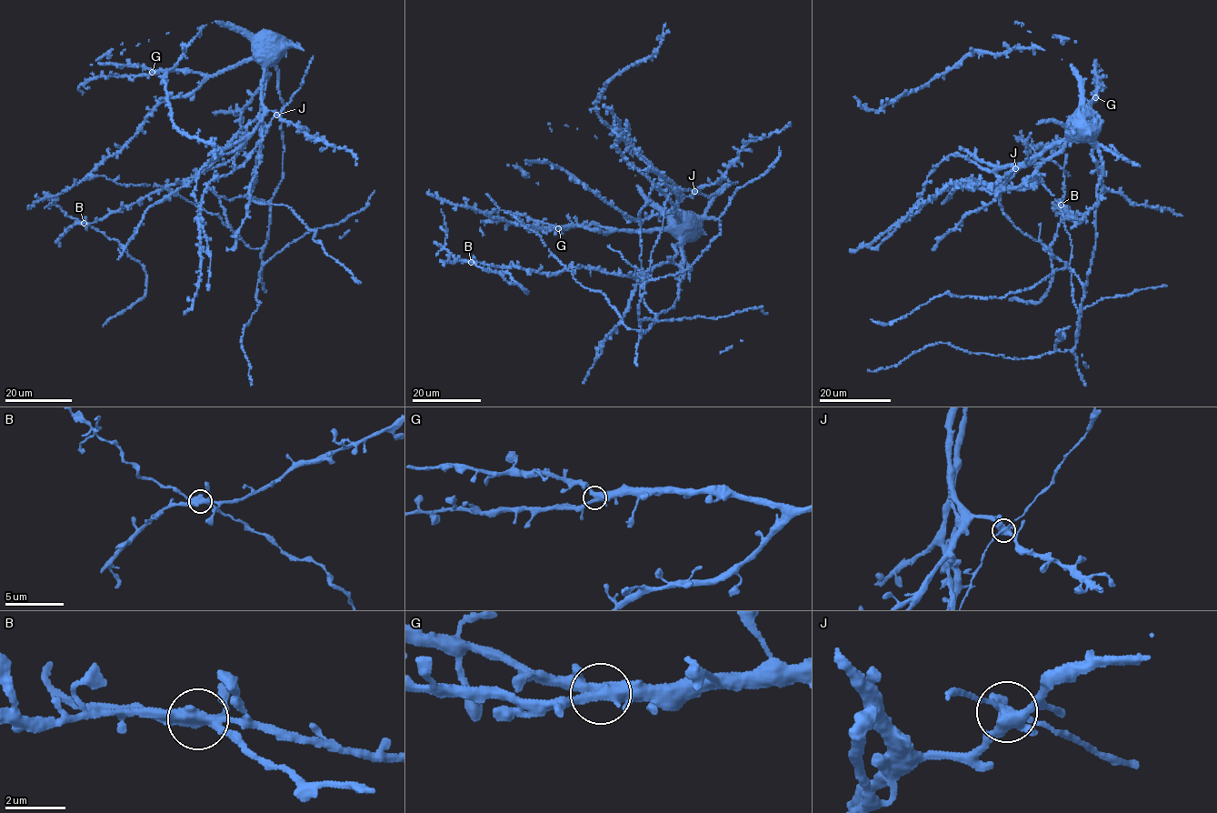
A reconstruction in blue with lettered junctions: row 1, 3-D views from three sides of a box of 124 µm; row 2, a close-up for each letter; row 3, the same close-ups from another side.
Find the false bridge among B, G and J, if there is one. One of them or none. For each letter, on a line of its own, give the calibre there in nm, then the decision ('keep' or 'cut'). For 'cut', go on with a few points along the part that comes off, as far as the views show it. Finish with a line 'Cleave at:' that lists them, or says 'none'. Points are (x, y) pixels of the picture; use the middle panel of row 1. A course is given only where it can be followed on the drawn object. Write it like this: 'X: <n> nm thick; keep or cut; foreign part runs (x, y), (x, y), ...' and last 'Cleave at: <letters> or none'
B: 380 nm thick; cut; foreign part runs (471, 261), (483, 269), (507, 272), (528, 292), (500, 274), (483, 268)
G: 380 nm thick; keep
J: 400 nm thick; keep
Cleave at: B

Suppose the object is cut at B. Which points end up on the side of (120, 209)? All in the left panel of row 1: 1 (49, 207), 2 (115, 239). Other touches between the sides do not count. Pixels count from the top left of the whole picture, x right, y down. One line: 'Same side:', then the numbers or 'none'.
Same side: none

